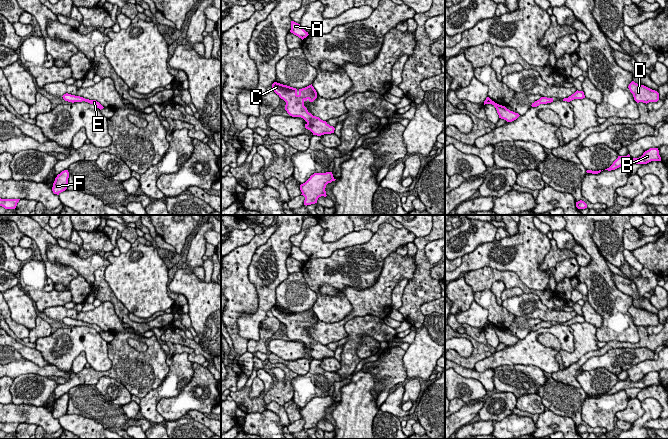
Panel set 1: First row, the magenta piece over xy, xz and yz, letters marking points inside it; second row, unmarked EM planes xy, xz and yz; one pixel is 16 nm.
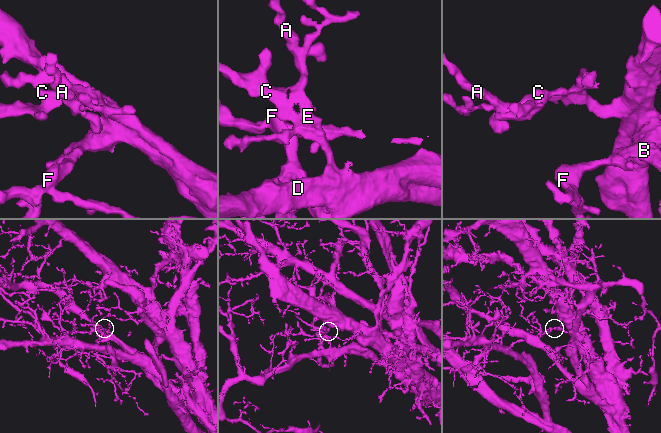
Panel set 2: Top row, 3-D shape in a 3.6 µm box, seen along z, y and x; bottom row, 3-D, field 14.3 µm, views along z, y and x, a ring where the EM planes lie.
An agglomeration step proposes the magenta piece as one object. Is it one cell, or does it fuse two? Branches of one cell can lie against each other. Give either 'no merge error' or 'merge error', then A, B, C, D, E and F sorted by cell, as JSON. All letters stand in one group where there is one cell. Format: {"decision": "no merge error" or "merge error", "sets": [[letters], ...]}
{"decision": "no merge error", "sets": [["A", "B", "C", "D", "E", "F"]]}

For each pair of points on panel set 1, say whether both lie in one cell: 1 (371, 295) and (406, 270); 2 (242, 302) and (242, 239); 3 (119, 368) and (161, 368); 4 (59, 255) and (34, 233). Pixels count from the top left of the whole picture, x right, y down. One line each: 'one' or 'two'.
1: one
2: two
3: one
4: two

